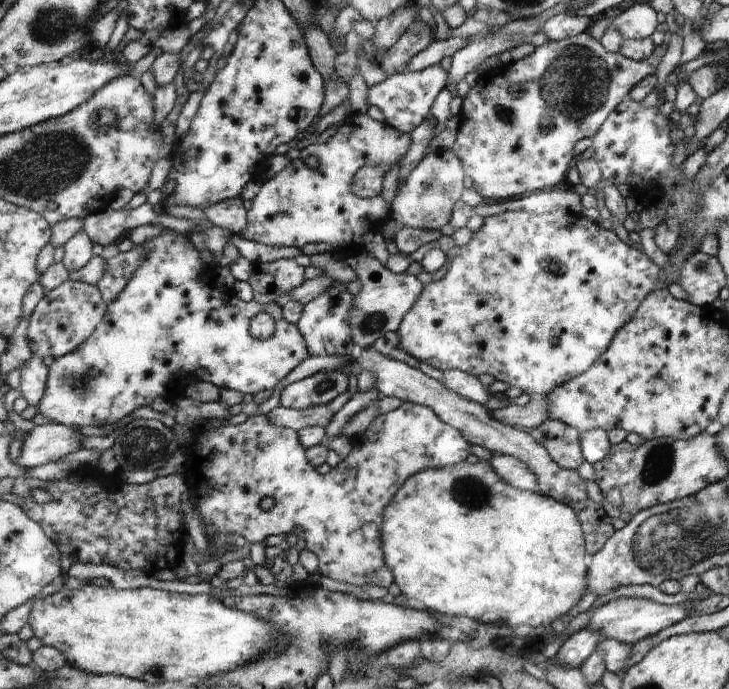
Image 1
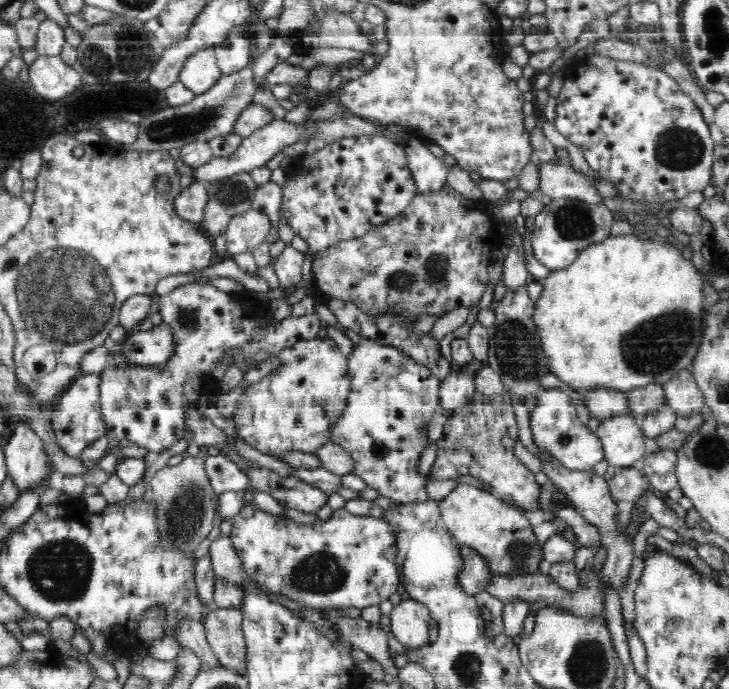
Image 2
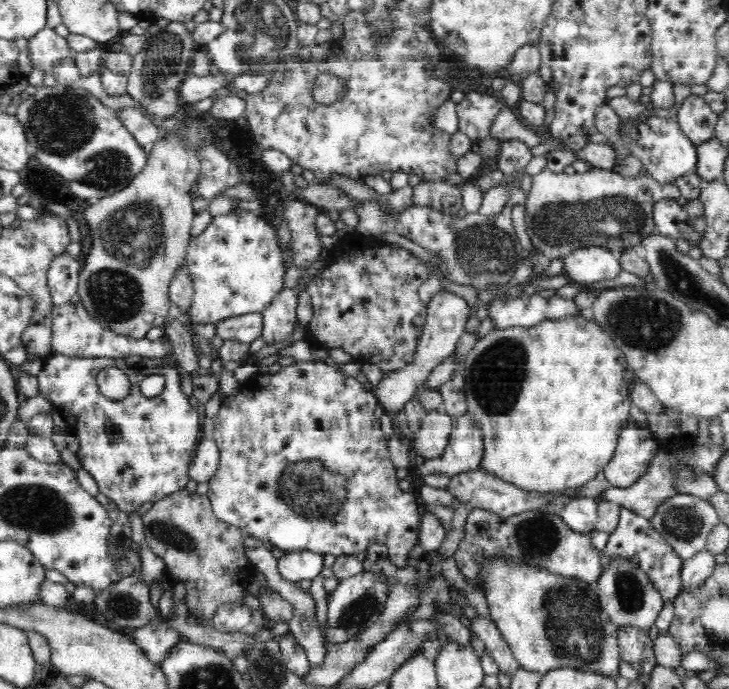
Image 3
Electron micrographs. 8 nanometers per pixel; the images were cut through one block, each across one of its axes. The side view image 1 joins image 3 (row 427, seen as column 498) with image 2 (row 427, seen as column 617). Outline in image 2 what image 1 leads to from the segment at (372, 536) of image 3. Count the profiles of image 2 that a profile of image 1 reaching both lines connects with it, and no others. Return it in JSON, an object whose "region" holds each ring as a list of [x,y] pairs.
{"region":[[[314,338],[298,342],[294,347],[280,352],[281,367],[272,370],[260,381],[245,388],[239,396],[233,419],[238,428],[238,436],[260,450],[262,454],[278,458],[280,454],[305,453],[314,455],[322,446],[330,443],[330,428],[344,415],[350,394],[350,375],[346,356],[330,338]]]}

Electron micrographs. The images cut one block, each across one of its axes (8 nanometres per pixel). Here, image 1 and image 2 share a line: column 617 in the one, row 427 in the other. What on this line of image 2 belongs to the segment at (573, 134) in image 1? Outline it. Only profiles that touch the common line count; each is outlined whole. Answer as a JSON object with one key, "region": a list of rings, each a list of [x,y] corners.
{"region":[[[84,374],[80,378],[75,378],[52,406],[51,425],[56,435],[56,441],[60,443],[60,447],[66,455],[80,458],[80,454],[86,446],[94,444],[102,436],[107,437],[100,400],[101,383],[100,374]]]}

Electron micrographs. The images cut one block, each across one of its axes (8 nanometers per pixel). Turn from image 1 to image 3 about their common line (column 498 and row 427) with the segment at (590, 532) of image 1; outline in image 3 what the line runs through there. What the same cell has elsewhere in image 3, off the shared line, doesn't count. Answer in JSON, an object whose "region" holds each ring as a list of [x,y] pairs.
{"region":[[[442,409],[428,411],[421,425],[413,432],[409,444],[413,445],[418,455],[425,459],[438,458],[444,454],[450,440],[454,418]]]}

